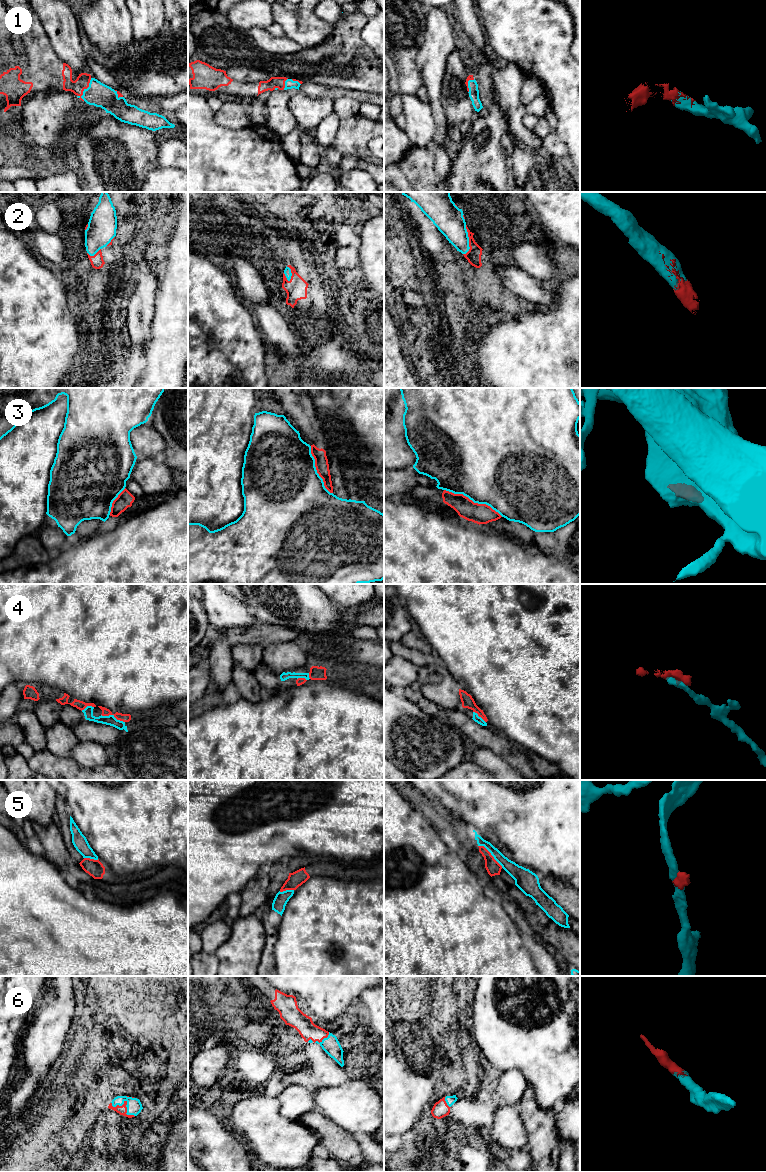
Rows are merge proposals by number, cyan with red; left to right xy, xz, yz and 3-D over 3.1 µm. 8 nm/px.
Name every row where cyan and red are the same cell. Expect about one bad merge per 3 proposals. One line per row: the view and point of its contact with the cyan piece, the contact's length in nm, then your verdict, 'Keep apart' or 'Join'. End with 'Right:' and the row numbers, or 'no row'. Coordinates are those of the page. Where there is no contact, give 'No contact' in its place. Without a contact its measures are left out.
1: Touches cyan at xy (85, 89). Shared border 200 nm. Join
2: Touches cyan at yz (468, 240). Shared border 240 nm. Join
3: Touches cyan at yz (473, 501). Shared border 500 nm. Keep apart
4: Touches cyan at xy (113, 715). Shared border 200 nm. Join
5: Touches cyan at yz (491, 854). Shared border 260 nm. Keep apart
6: Touches cyan at xy (127, 1103). Shared border 220 nm. Join
Right: 1, 2, 4, 6

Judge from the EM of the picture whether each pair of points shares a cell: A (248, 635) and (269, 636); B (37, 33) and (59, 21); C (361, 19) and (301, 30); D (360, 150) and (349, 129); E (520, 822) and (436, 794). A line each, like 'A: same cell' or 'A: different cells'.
A: same cell
B: different cells
C: different cells
D: same cell
E: same cell

